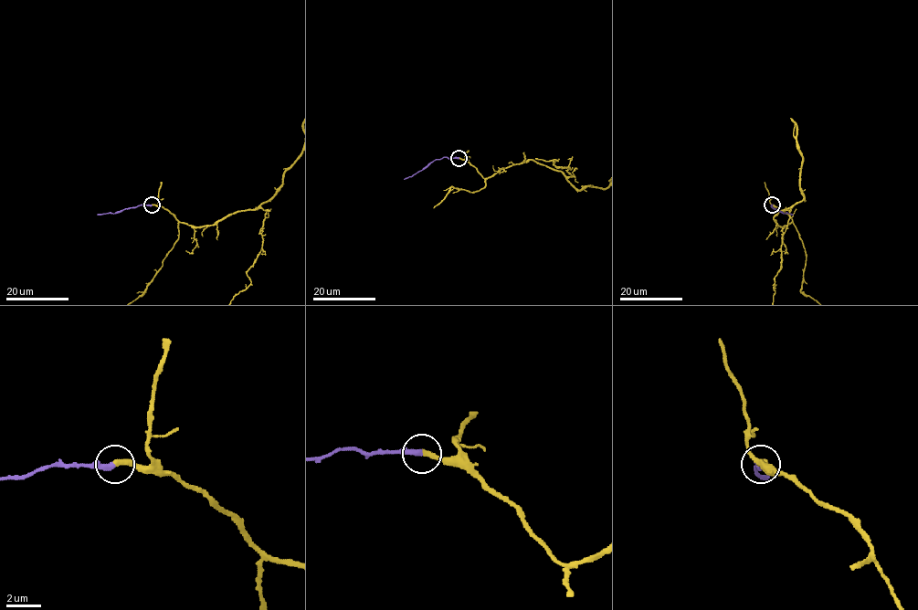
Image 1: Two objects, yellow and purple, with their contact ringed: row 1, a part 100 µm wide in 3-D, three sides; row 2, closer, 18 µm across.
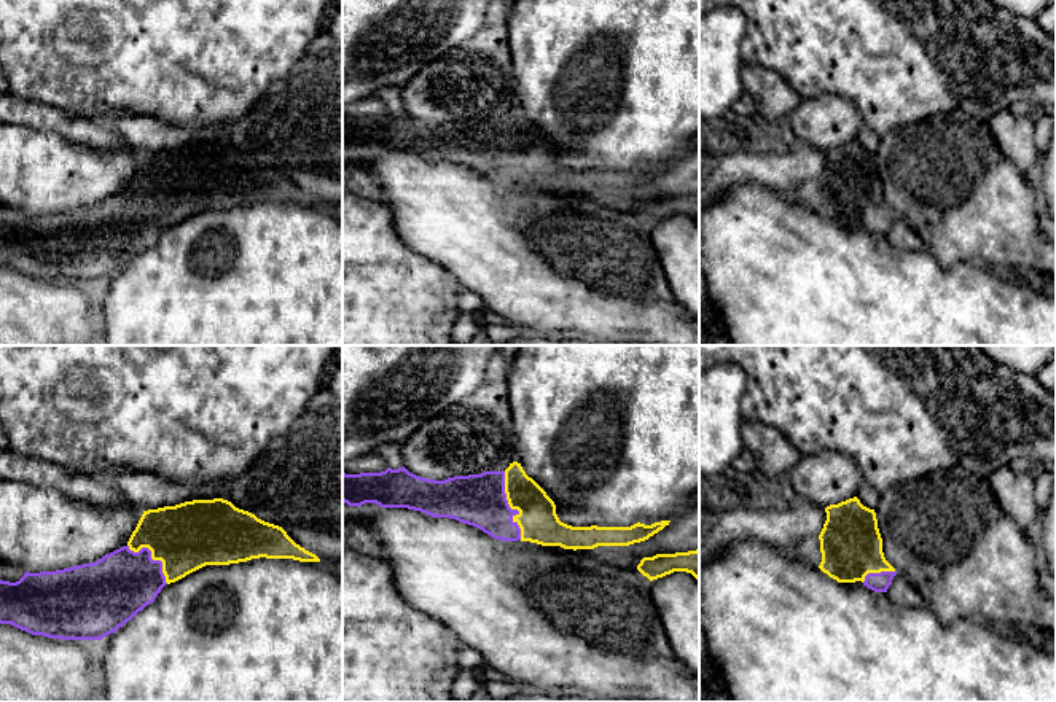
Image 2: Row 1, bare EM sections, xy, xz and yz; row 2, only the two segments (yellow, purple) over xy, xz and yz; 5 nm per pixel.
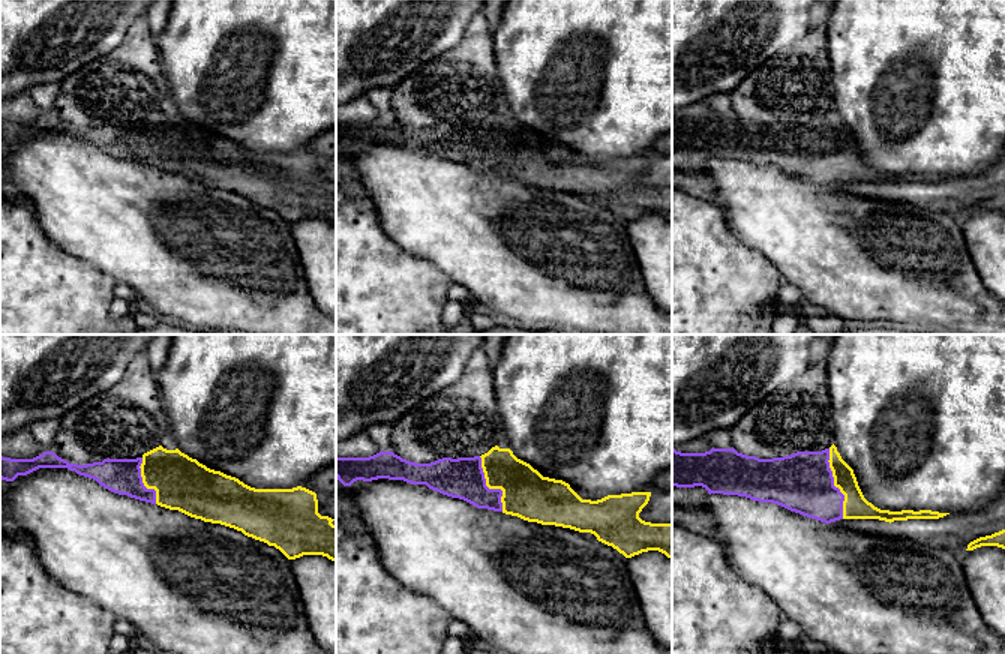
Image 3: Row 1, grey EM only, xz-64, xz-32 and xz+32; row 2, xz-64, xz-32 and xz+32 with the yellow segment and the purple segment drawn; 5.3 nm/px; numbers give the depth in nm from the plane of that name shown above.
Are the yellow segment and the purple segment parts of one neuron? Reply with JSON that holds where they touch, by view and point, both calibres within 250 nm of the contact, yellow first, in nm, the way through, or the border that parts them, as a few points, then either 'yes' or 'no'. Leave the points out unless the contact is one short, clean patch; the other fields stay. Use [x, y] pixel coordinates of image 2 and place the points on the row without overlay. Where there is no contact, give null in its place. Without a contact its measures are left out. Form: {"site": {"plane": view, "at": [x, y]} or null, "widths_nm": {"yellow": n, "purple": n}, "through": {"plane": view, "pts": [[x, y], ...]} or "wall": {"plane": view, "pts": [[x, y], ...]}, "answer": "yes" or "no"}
{"site": {"plane": "xz", "at": [510, 150]}, "widths_nm": {"yellow": 200, "purple": 260}, "through": {"plane": "xz", "pts": [[537, 163], [510, 150], [480, 144]]}, "answer": "yes"}

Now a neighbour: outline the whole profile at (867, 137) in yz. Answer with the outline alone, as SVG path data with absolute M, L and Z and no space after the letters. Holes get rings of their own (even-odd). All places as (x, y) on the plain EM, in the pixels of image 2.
M863 123L860 126L860 131L855 140L860 143L863 150L874 153L878 148L879 138L881 137L866 123Z

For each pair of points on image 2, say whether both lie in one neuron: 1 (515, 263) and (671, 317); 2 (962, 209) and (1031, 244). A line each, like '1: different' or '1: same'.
1: same
2: same

